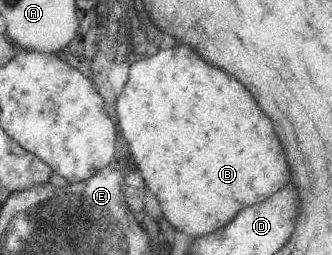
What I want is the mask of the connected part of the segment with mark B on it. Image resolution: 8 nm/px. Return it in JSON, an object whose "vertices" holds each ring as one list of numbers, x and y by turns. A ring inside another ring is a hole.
{"vertices":[[183,44,167,48,167,50,157,50,153,56,147,56,143,60,133,62,128,70,129,78,127,78,125,86,116,97,117,124,119,124,125,140,129,142,136,167,139,166,141,172,143,172,144,186,147,186,147,190,151,190,151,193,157,196,159,206,161,206,160,210,163,210,161,213,167,222,175,228,175,231,185,232,185,234,195,236,195,238,203,236,203,234,209,234,209,232,225,226,242,208,261,202,264,198,281,190,291,180,283,148,281,148,281,144,279,144,279,140,273,132,273,126,271,126,269,118,259,110,259,106,255,104,255,100,251,98,251,94,245,90,245,86,241,82,237,82,229,74,223,74,223,70,203,62,195,50,191,50,189,46,183,46]]}

